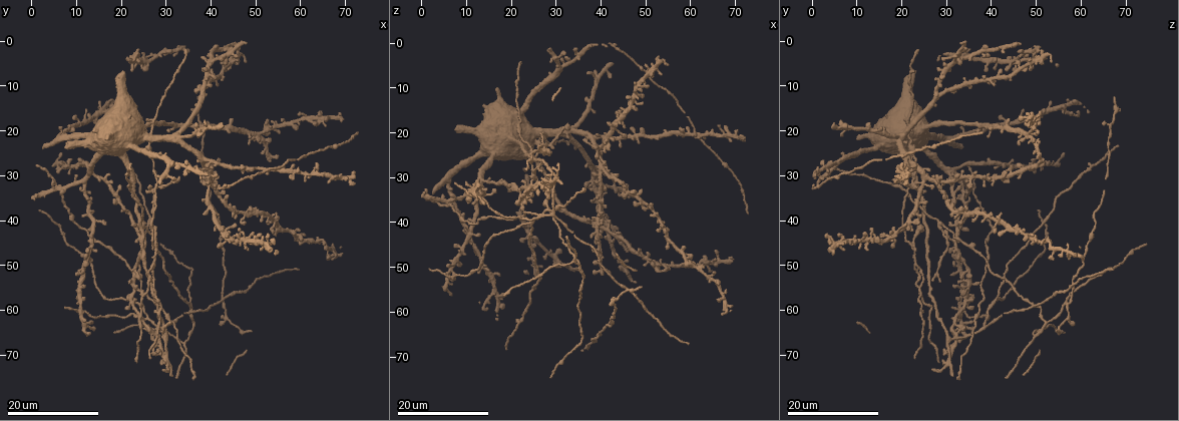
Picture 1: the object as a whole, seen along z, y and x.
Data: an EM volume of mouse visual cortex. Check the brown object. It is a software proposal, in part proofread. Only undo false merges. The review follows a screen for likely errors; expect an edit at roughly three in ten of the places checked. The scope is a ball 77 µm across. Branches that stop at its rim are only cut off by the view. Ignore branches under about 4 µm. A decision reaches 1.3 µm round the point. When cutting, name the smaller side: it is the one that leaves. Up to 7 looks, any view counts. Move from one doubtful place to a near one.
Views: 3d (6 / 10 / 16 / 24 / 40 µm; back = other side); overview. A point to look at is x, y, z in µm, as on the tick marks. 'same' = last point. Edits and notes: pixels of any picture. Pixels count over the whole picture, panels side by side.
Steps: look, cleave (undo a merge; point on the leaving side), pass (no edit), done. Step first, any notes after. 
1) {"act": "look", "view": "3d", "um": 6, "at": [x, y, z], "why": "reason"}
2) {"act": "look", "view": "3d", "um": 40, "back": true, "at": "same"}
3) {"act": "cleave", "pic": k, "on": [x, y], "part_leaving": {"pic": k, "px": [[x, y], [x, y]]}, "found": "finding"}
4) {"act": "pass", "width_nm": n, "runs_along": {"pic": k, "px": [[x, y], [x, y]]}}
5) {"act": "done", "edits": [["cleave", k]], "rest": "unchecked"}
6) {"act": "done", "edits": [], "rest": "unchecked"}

{"act": "look", "view": "3d", "um": 16, "at": [36.5, 62.5, 52.5], "why": "three arms meet"}

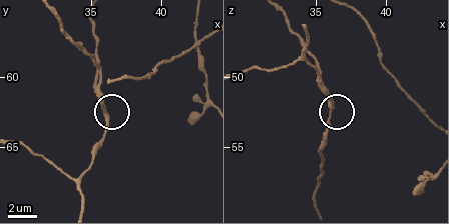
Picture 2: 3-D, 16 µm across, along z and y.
{"act": "look", "view": "3d", "um": 6, "at": [36.0, 62.8, 52.4]}

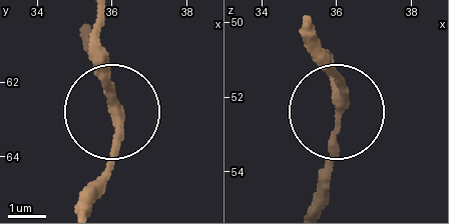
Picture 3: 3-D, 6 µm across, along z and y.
{"act": "look", "view": "3d", "um": 6, "back": true, "at": [36.10, 62.70, 52.45], "why": "other side"}

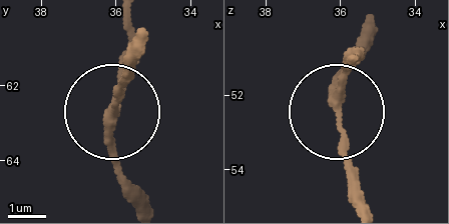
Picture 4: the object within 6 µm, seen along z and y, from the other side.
{"act": "pass", "found": "all the same cell"}

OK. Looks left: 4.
{"act": "look", "view": "3d", "um": 16, "at": [34.0, 67.5, 48.5], "why": "side arm on a straight run"}

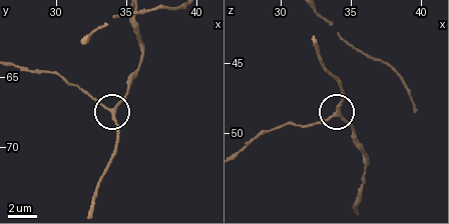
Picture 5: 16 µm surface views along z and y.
{"act": "look", "view": "3d", "um": 6, "at": [33.8, 67.4, 48.6]}

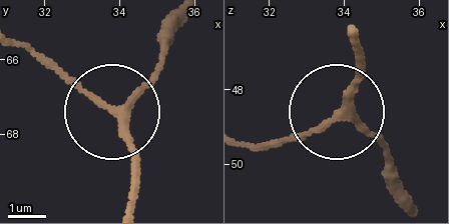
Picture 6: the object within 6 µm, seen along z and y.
{"act": "pass", "width_nm": 200, "found": "all the same cell"}

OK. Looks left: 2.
{"act": "look", "view": "3d", "um": 16, "at": [24.5, 58.5, 40.5], "why": "thin arm on a thick one"}

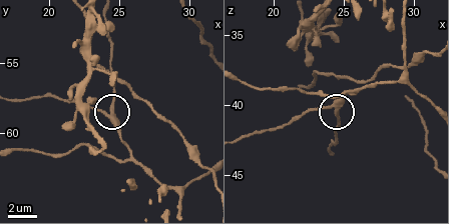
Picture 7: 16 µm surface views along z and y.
{"act": "look", "view": "3d", "um": 10, "at": [24.2, 58.8, 40.2]}

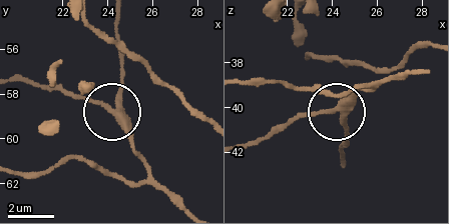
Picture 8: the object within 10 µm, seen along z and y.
{"act": "pass", "width_nm": 280, "runs_along": {"pic": 8, "px": [[417, 68], [388, 76], [336, 107], [275, 126]]}, "found": "one cell here"}

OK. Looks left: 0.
{"act": "done", "edits": [], "rest": "unchecked"}

